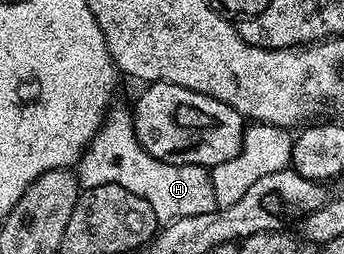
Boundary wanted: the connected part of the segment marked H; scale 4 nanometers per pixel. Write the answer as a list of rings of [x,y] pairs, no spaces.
[[[127,106],[115,107],[105,114],[104,122],[80,156],[78,178],[81,188],[111,183],[122,185],[122,189],[130,189],[130,193],[142,197],[142,201],[146,201],[146,205],[154,209],[154,217],[161,224],[217,210],[209,168],[196,164],[172,164],[169,160],[158,160],[151,156],[146,149],[142,149],[138,141],[131,110]]]

